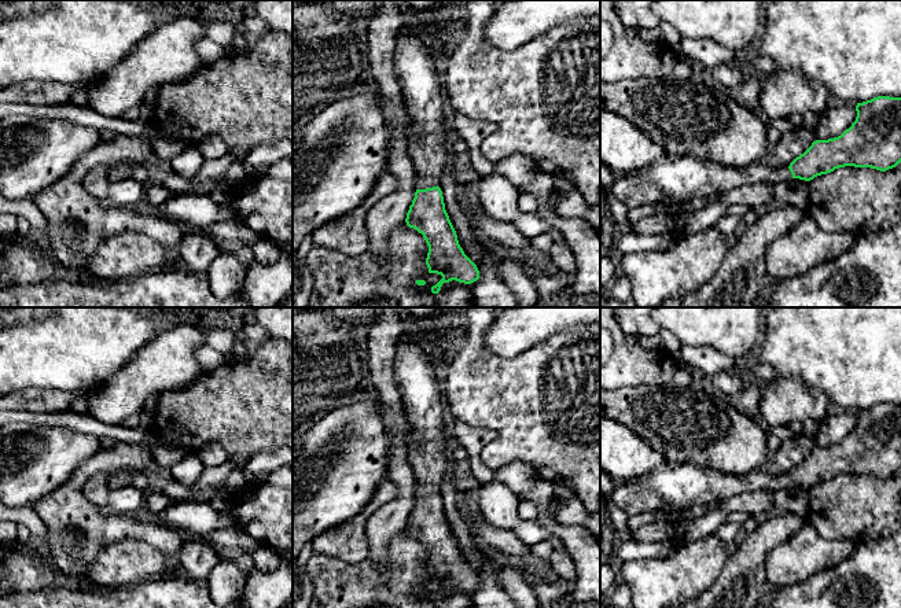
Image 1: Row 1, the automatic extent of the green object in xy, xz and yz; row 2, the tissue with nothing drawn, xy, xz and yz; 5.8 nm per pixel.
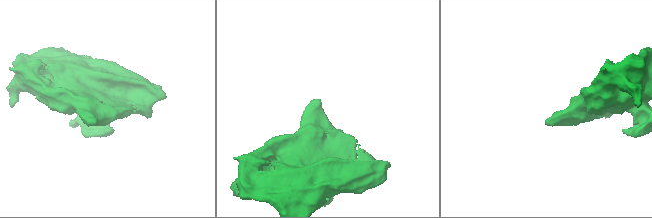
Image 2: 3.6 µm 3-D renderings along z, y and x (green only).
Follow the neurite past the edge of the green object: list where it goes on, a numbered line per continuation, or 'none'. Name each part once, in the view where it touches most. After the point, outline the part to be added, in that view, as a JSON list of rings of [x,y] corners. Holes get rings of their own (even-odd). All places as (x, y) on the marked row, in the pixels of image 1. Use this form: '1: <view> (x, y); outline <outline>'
1: xz (419, 76); outline [[[400,29],[394,40],[394,71],[402,95],[402,106],[412,122],[408,154],[416,172],[416,189],[437,187],[444,166],[450,161],[448,143],[452,139],[444,111],[445,91],[441,67],[420,37]]]

